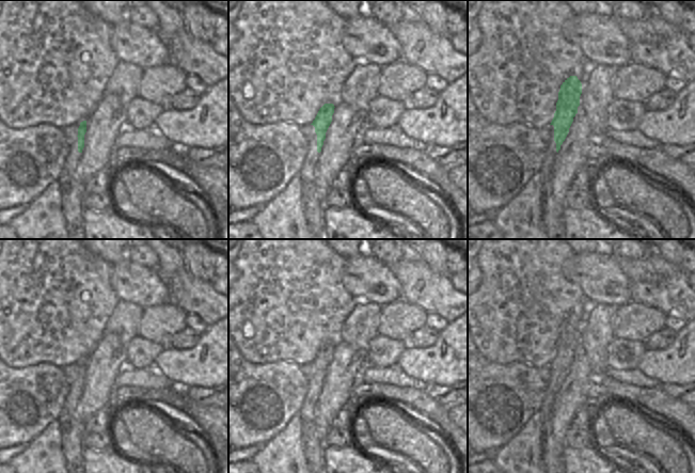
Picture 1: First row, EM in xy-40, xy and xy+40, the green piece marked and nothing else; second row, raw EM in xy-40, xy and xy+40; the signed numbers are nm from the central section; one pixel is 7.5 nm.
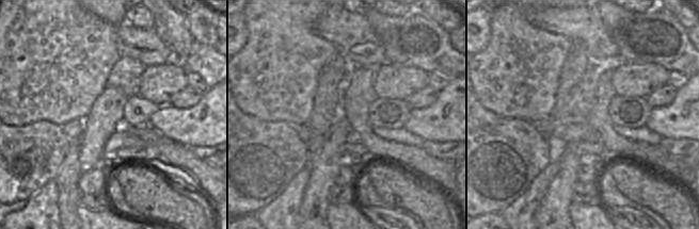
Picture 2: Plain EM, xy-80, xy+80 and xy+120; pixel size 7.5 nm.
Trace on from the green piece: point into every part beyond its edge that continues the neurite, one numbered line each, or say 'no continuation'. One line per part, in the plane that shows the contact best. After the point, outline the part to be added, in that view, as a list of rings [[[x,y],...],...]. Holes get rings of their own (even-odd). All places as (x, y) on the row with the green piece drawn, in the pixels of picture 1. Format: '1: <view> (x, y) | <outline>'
1: xy+40 (551, 153) | [[[550,125],[550,141],[548,143],[548,149],[546,152],[546,158],[543,160],[543,164],[539,171],[541,176],[549,180],[550,175],[552,173],[552,167],[554,164],[554,160],[557,156],[556,152],[556,143],[554,141],[554,126]]]

